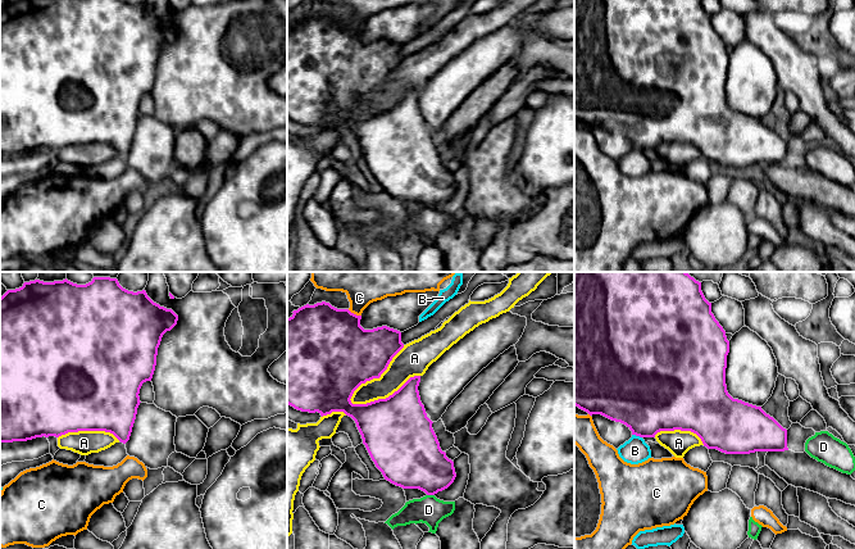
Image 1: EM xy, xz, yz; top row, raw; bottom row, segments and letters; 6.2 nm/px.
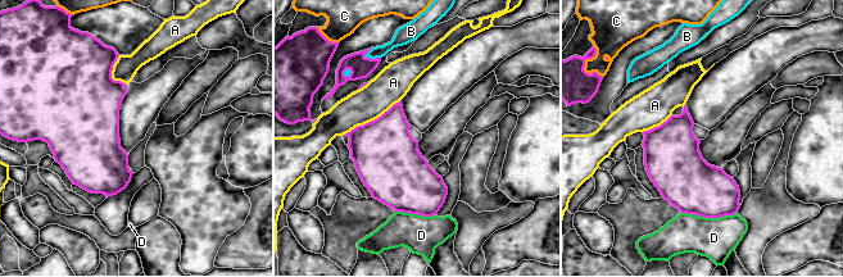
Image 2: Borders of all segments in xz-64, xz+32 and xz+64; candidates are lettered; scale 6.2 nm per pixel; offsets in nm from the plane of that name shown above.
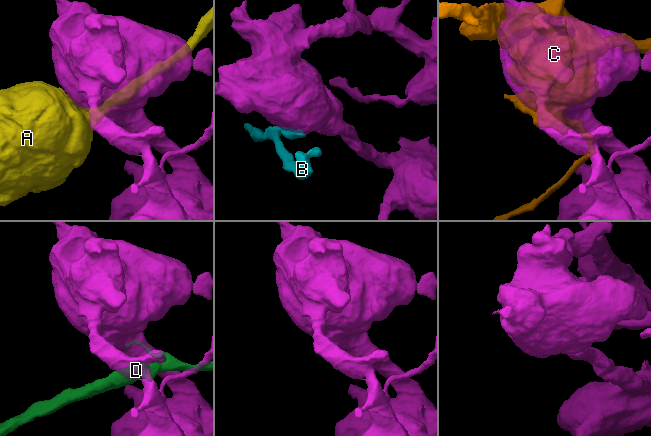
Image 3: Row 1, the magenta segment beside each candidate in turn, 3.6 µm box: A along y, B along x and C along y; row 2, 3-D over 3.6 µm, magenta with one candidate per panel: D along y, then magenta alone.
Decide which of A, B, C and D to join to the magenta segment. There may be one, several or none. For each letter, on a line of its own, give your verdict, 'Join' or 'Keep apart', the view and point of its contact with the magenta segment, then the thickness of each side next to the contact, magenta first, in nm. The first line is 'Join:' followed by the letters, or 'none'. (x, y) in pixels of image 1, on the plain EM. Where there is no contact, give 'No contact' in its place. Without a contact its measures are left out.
Join: none
A: Keep apart. Touches magenta at xz (376, 90). Thickness 420 nm (magenta) against 190 nm
B: Keep apart. Touches magenta at yz (637, 148). Thickness 460 nm (magenta) against 160 nm
C: Keep apart. Touches magenta at xz (353, 26). Thickness 460 nm (magenta) against 140 nm
D: Keep apart. Touches magenta at xz (431, 207). Thickness 360 nm (magenta) against 180 nm

